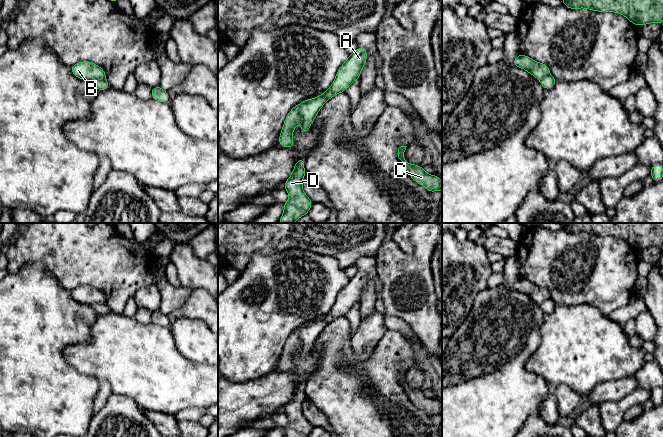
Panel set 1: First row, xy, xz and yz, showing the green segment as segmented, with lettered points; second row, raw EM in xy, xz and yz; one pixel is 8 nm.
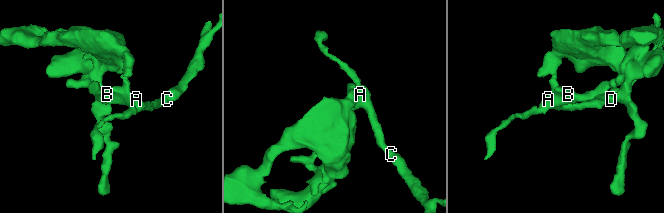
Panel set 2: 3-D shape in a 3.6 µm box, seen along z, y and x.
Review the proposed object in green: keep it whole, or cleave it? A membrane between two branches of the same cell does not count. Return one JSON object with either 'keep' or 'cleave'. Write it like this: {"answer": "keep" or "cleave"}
{"answer": "keep"}

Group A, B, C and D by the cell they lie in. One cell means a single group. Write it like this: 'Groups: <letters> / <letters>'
Groups: A B C D

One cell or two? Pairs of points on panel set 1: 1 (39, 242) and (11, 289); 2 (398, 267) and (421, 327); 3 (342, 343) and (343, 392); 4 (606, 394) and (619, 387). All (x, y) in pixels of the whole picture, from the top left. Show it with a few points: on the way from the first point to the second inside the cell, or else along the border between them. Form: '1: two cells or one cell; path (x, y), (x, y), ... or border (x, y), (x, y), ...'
1: two cells; border (48, 270), (40, 262), (33, 261), (10, 273)
2: one cell; path (416, 274), (425, 280), (429, 294), (422, 309)
3: one cell; path (336, 355), (333, 366), (340, 374), (341, 380)
4: one cell; path (609, 391), (616, 389)

